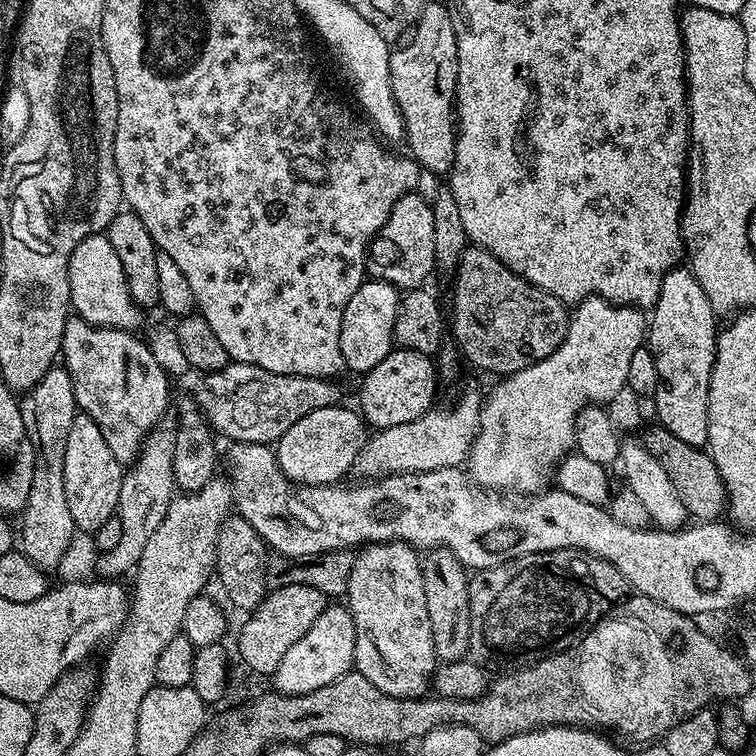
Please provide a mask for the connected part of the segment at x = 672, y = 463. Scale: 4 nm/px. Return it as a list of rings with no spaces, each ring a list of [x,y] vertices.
[[[648,426],[642,435],[642,443],[654,458],[662,465],[662,470],[670,474],[670,482],[674,482],[674,490],[682,497],[689,517],[696,522],[716,522],[725,515],[728,502],[728,491],[718,474],[718,466],[714,466],[712,457],[704,448],[695,448],[682,438],[674,438],[670,430],[659,426]]]

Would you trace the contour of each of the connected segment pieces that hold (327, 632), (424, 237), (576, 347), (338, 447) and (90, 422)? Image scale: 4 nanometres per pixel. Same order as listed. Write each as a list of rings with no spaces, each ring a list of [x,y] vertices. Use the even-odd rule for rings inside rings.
[[[340,602],[329,603],[322,614],[318,614],[318,622],[314,622],[314,626],[310,626],[310,630],[306,630],[306,634],[298,638],[290,650],[286,650],[274,674],[275,691],[310,694],[310,690],[318,690],[318,686],[330,686],[330,682],[353,671],[355,637],[354,618],[348,613],[347,607]]]
[[[407,192],[390,210],[390,218],[378,230],[368,246],[366,272],[371,279],[393,284],[397,290],[419,288],[436,268],[434,254],[434,214],[429,201],[423,200],[420,193]]]
[[[588,296],[575,305],[566,338],[550,358],[542,358],[526,370],[505,375],[492,393],[483,397],[480,428],[468,452],[466,471],[482,488],[497,492],[543,492],[549,487],[554,469],[576,446],[576,419],[587,404],[607,405],[620,391],[625,391],[630,374],[630,358],[646,340],[646,316],[639,308],[611,304],[601,296]]]
[[[344,407],[310,410],[306,418],[298,418],[298,422],[294,422],[294,426],[276,441],[274,451],[278,466],[295,484],[335,484],[353,471],[355,459],[367,443],[370,432],[359,411],[351,412]]]
[[[77,414],[74,422],[70,422],[70,435],[66,438],[66,502],[70,505],[70,518],[74,518],[77,529],[81,533],[94,534],[98,526],[106,522],[106,518],[117,515],[119,506],[119,490],[125,469],[110,446],[106,446],[106,438],[102,438],[102,430],[94,426],[94,418]]]

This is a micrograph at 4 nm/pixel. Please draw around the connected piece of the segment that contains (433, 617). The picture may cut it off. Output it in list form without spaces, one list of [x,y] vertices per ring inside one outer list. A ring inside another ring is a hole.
[[[448,548],[431,549],[422,560],[426,610],[437,659],[441,663],[465,659],[470,652],[469,577],[457,556]]]

